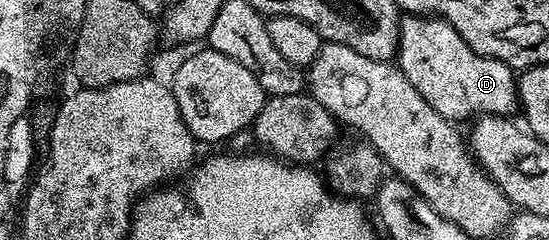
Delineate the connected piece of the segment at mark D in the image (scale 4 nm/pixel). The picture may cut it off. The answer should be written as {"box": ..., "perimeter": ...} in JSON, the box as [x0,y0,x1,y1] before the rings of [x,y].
{"box":[397,16,520,124],"perimeter":[[[407,16],[399,23],[399,52],[397,55],[397,65],[400,70],[403,71],[403,75],[409,80],[409,84],[413,84],[413,88],[417,88],[417,92],[421,92],[421,96],[429,104],[429,108],[433,108],[441,116],[450,118],[452,122],[459,124],[462,123],[462,118],[466,120],[474,119],[476,116],[482,116],[485,114],[498,114],[500,116],[511,116],[520,109],[519,105],[519,88],[517,85],[516,71],[512,70],[510,66],[507,66],[501,60],[496,58],[486,58],[484,54],[475,54],[473,48],[469,48],[469,44],[465,44],[465,40],[461,40],[461,36],[455,31],[452,26],[441,18],[434,16]]]}

